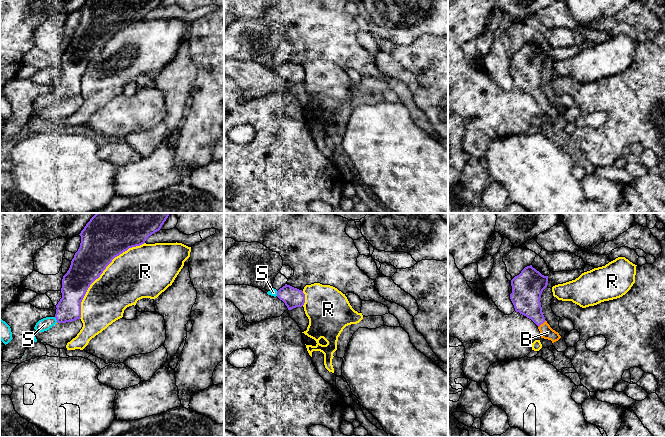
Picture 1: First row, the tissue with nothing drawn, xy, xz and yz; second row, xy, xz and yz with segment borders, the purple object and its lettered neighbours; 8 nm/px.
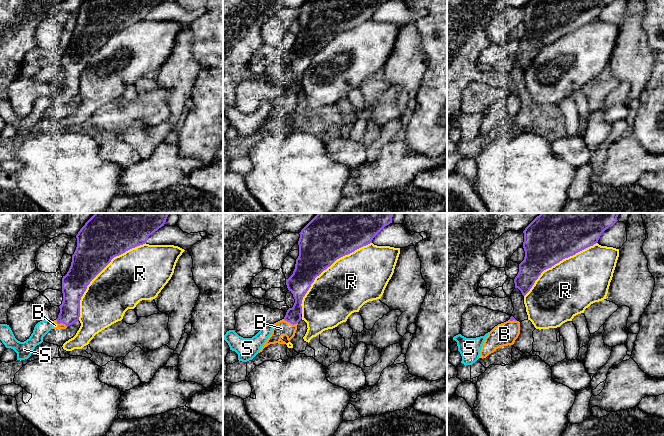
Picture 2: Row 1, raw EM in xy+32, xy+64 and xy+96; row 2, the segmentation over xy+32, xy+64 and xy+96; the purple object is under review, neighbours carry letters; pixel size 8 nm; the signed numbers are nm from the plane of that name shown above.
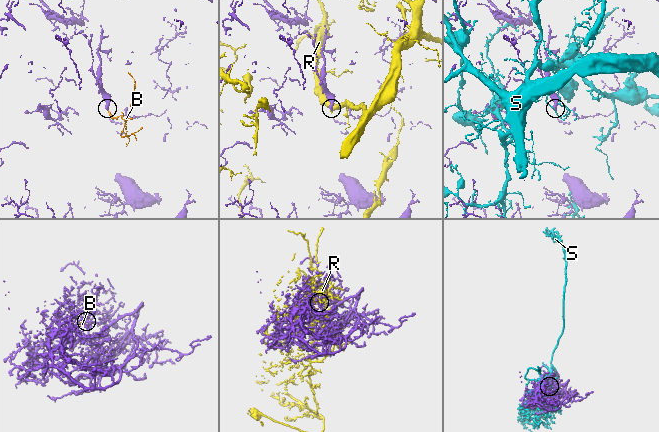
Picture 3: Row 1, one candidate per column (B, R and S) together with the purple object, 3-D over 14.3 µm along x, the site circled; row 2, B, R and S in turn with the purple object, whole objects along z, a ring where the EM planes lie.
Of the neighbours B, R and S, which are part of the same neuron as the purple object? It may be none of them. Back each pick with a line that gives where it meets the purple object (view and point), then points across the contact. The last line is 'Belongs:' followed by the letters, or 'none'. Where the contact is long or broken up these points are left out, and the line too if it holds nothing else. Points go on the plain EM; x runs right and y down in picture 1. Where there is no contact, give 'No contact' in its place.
B: Touches purple at yz (541, 99)
Belongs: B

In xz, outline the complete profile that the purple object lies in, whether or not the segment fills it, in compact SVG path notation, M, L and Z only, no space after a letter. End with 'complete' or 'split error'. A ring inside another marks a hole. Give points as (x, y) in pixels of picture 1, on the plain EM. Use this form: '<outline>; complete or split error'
M287 60L277 67L277 73L285 79L288 86L302 83L305 79L305 70L303 67Z; complete

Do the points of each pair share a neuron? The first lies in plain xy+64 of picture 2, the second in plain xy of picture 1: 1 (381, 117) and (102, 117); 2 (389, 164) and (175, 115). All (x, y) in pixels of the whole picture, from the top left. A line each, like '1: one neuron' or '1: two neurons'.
1: one neuron
2: two neurons

